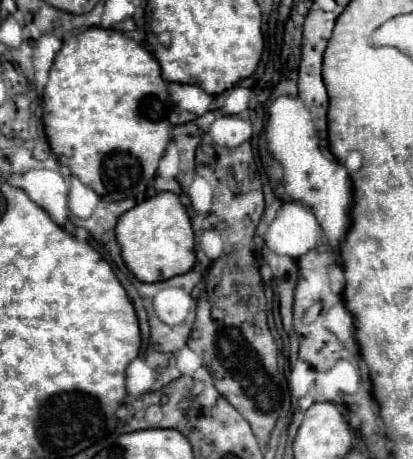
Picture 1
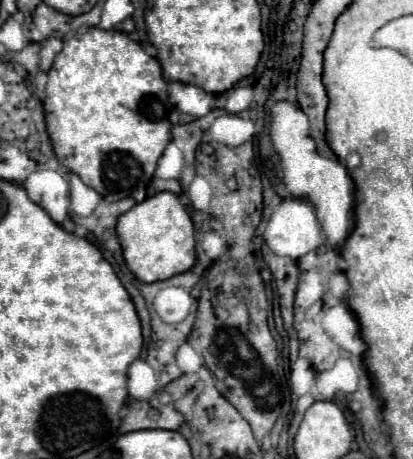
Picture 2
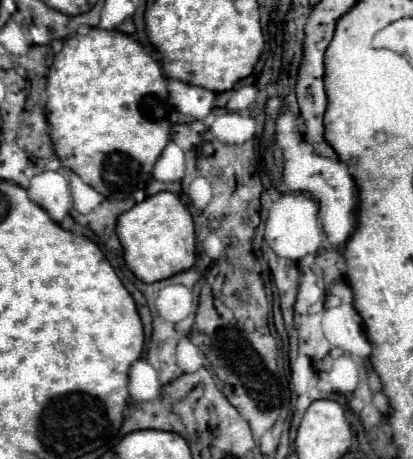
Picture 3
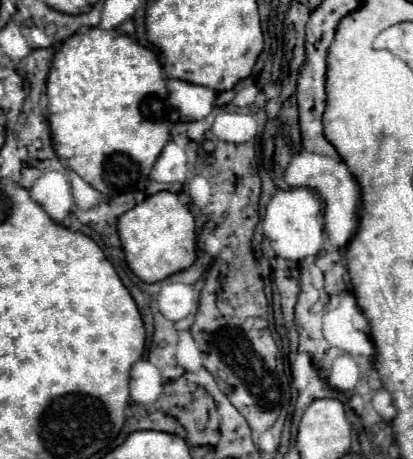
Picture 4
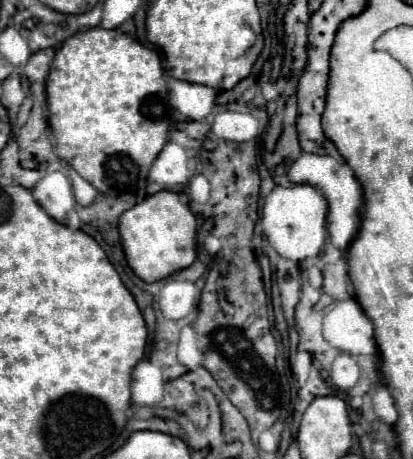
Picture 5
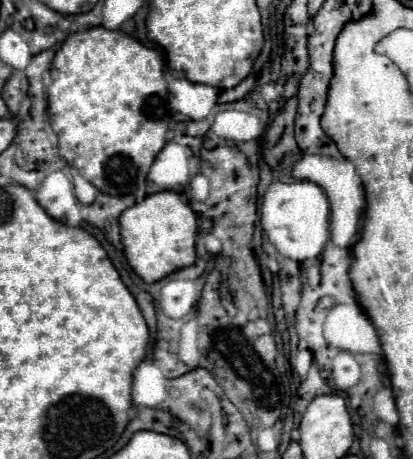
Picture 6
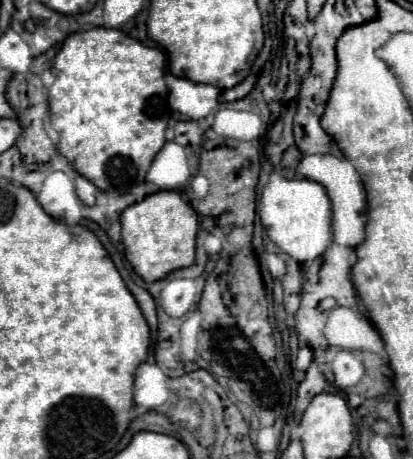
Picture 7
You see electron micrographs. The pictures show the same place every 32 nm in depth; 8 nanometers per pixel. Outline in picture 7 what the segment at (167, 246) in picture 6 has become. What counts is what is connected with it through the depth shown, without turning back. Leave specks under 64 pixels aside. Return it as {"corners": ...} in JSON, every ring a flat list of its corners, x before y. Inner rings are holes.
{"corners":[[156,192,142,202,128,206,122,216,122,242,132,268,146,280,156,282,166,274,194,264,198,216,180,192]]}

